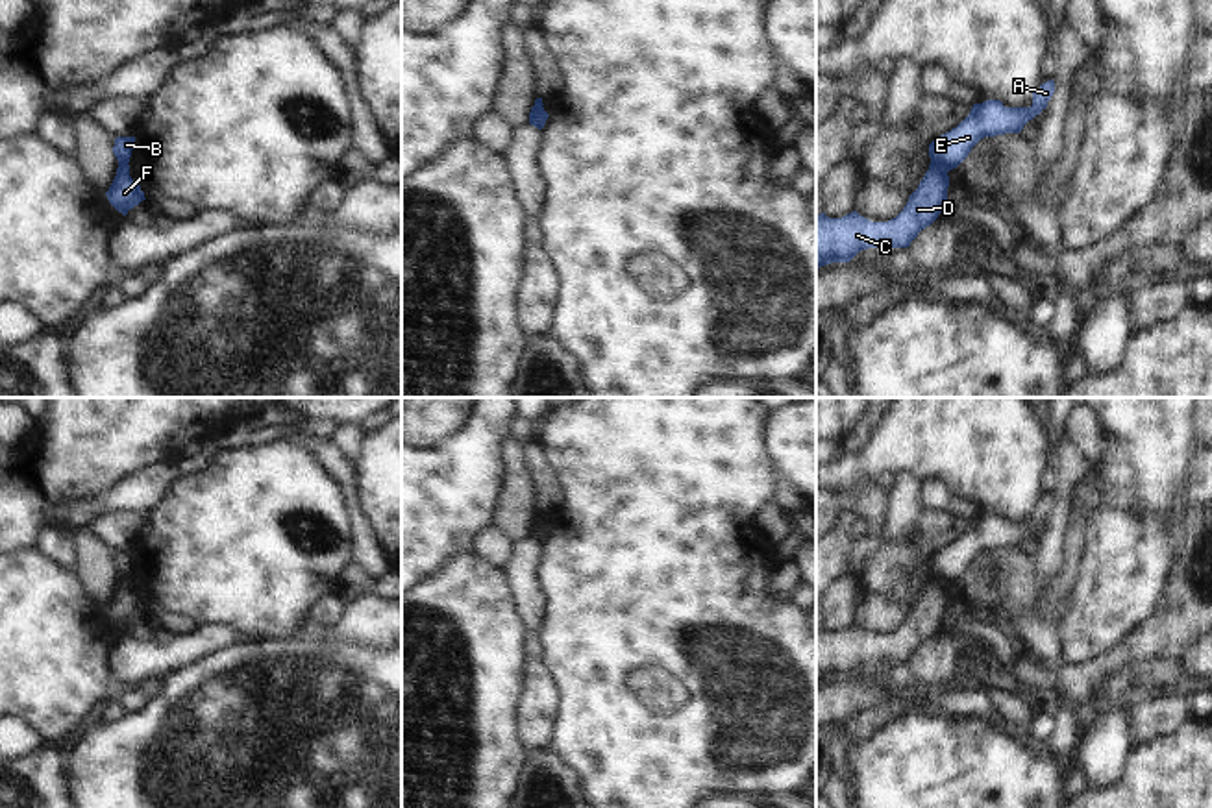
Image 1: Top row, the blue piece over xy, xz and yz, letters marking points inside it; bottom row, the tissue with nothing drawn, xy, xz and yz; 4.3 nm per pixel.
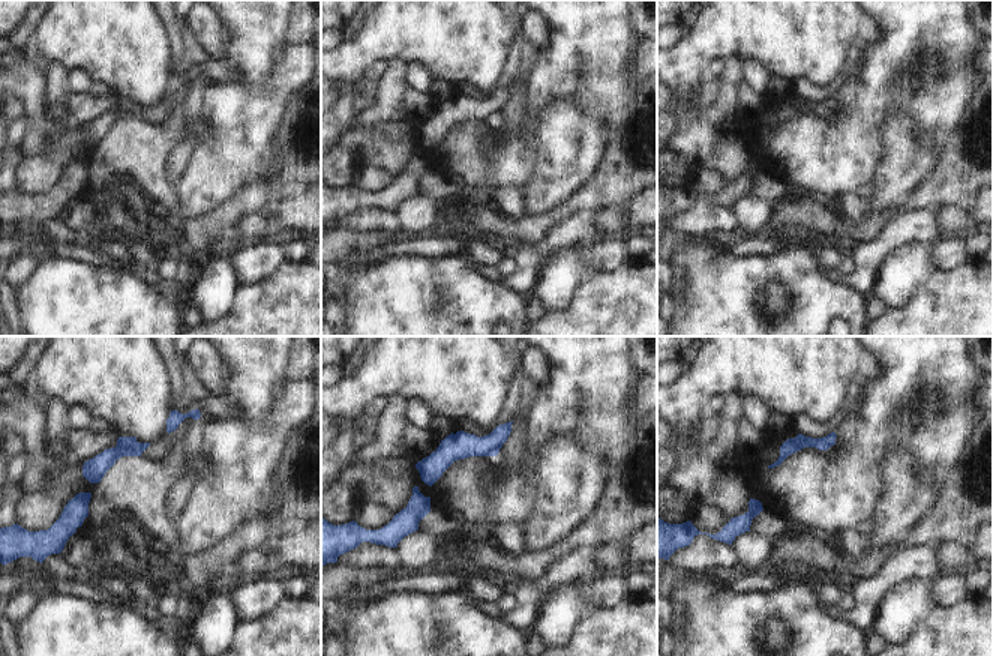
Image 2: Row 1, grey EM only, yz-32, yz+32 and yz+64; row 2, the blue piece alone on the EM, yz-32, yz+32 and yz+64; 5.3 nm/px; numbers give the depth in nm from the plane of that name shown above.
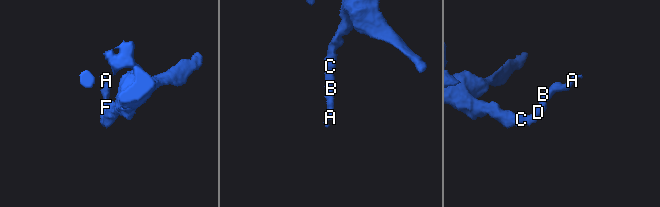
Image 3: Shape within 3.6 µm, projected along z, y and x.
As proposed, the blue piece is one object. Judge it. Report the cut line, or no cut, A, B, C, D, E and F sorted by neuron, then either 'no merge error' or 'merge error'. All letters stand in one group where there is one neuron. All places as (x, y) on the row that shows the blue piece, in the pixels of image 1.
yz (931, 159), (948, 171) | A B E / C D F | merge error

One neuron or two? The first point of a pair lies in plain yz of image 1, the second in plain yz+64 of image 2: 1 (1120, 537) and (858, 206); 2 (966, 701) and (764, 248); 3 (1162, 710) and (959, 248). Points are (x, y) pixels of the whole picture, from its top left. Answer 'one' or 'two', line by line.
1: two
2: one
3: one

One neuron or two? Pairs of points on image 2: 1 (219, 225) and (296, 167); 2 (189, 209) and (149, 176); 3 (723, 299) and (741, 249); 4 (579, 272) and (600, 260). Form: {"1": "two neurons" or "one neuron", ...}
{"1": "one neuron", "2": "two neurons", "3": "two neurons", "4": "two neurons"}

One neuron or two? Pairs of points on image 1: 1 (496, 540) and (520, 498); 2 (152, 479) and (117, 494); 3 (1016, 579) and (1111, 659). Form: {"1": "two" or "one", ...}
{"1": "two", "2": "one", "3": "two"}

